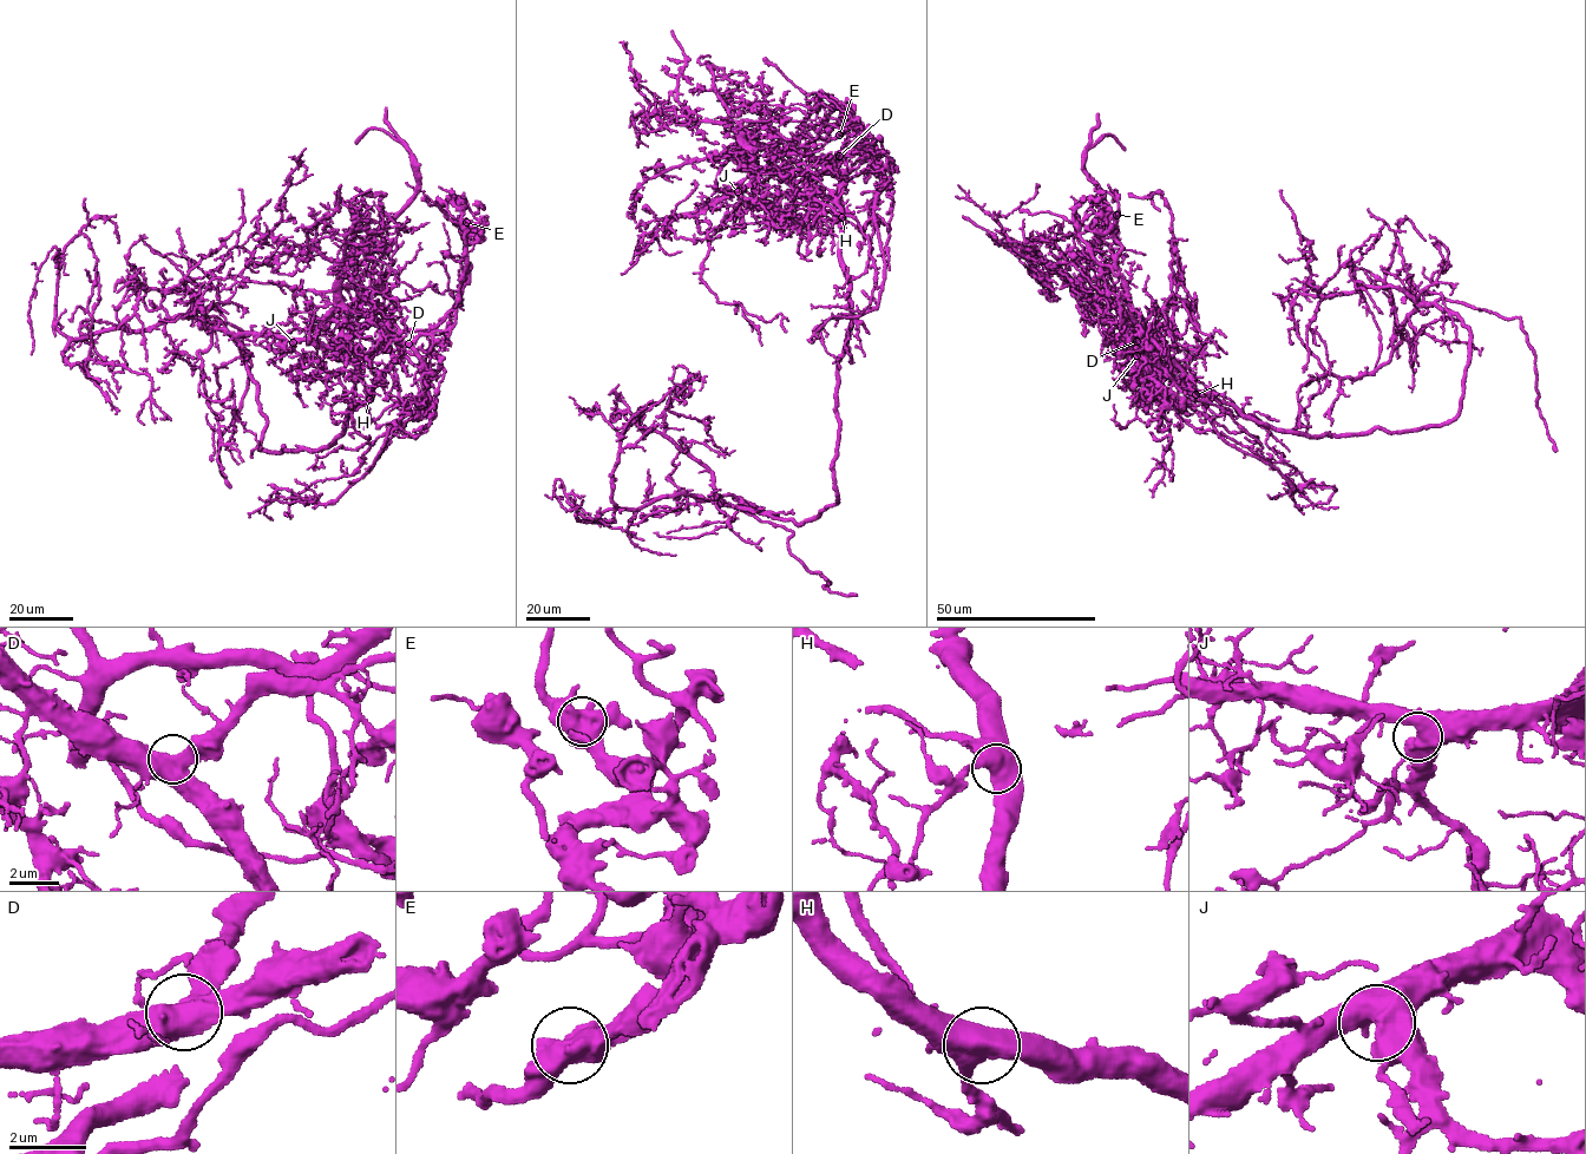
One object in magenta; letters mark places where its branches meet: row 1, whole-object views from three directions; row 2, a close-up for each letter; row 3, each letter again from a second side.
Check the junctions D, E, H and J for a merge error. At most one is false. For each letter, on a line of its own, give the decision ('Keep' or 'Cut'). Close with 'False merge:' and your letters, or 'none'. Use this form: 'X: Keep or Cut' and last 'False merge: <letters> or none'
D: Keep
E: Keep
H: Cut
J: Keep
False merge: H

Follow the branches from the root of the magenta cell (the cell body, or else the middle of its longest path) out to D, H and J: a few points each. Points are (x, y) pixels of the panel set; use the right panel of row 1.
D: (1380, 430), (1317, 437), (1267, 427), (1231, 405), (1192, 394), (1159, 346), (1147, 339), (1141, 351), (1136, 341)
H: (1380, 430), (1339, 435), (1302, 434), (1257, 423), (1231, 405), (1195, 394)
J: (1380, 430), (1317, 437), (1267, 427), (1191, 391), (1171, 356), (1141, 351), (1136, 355)

